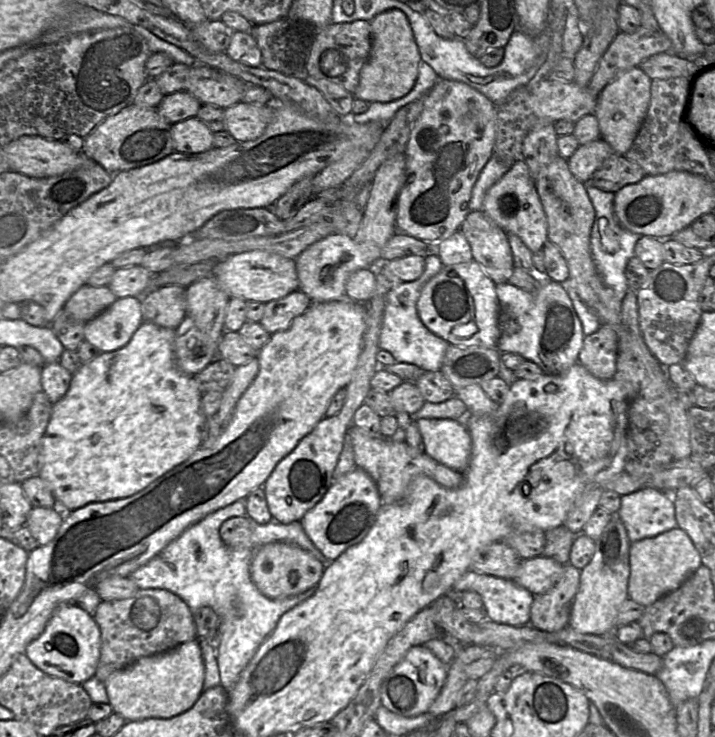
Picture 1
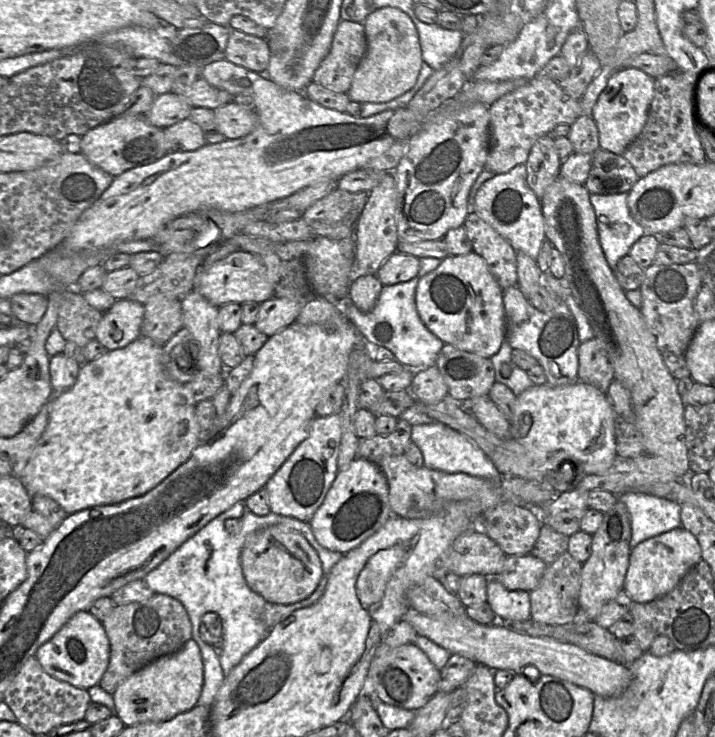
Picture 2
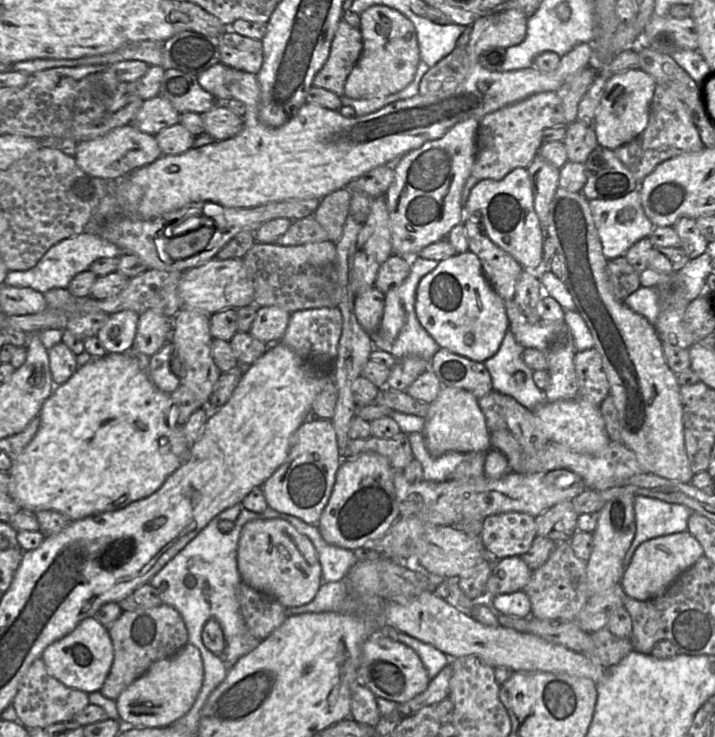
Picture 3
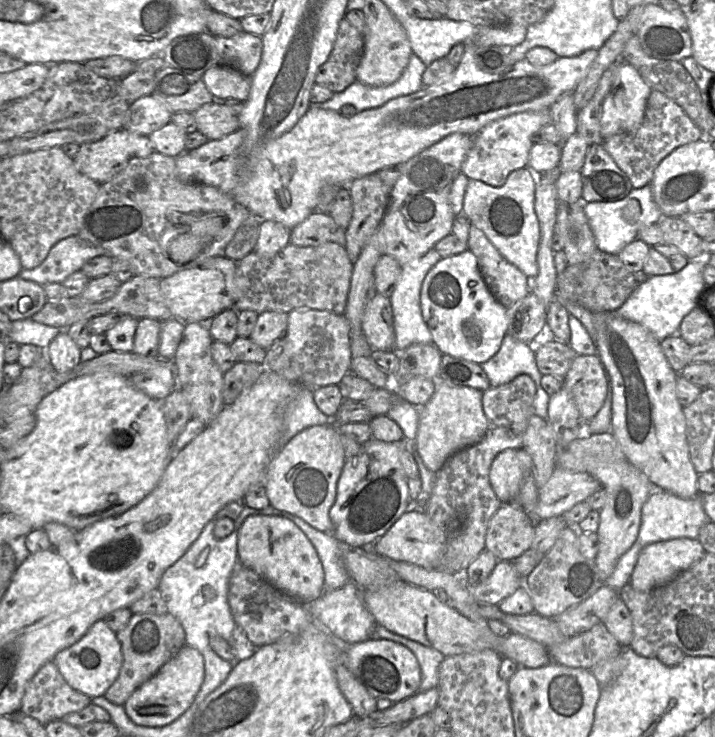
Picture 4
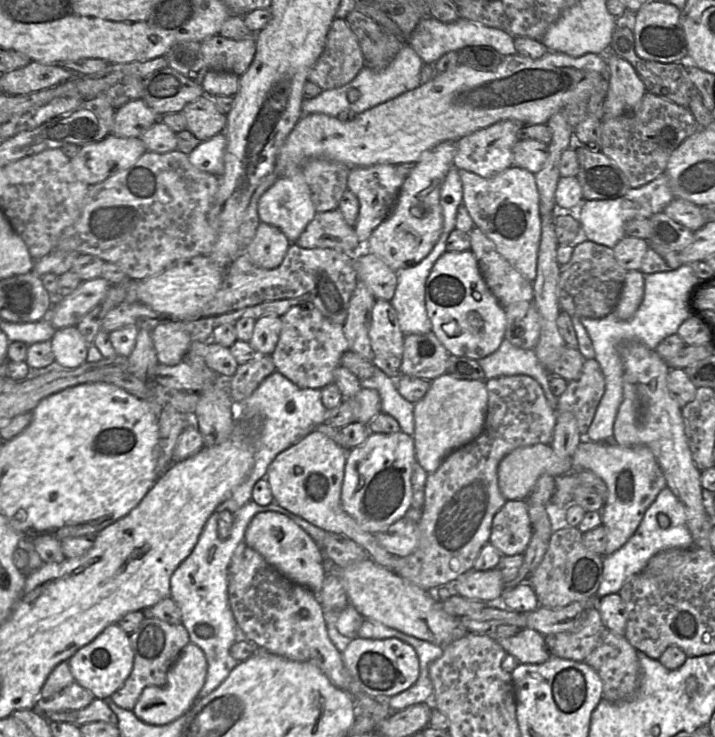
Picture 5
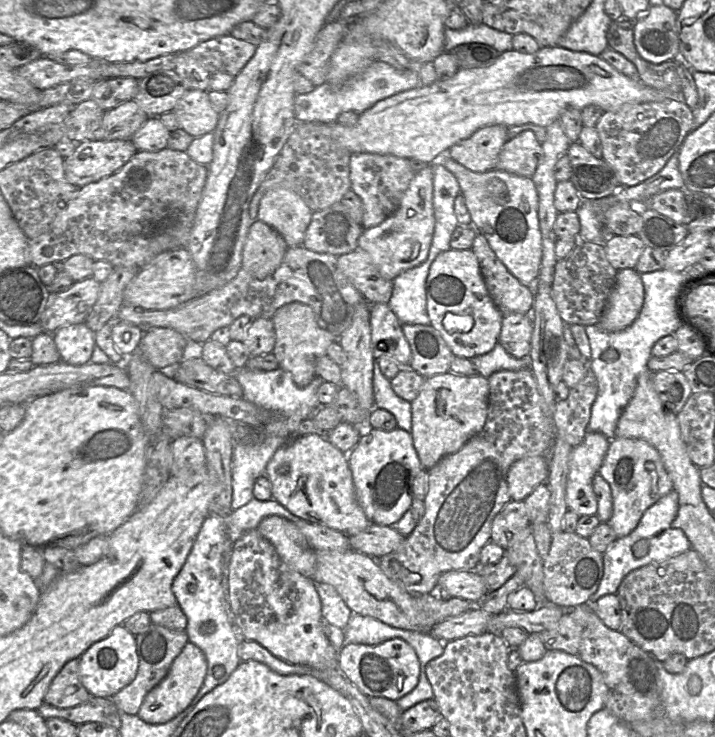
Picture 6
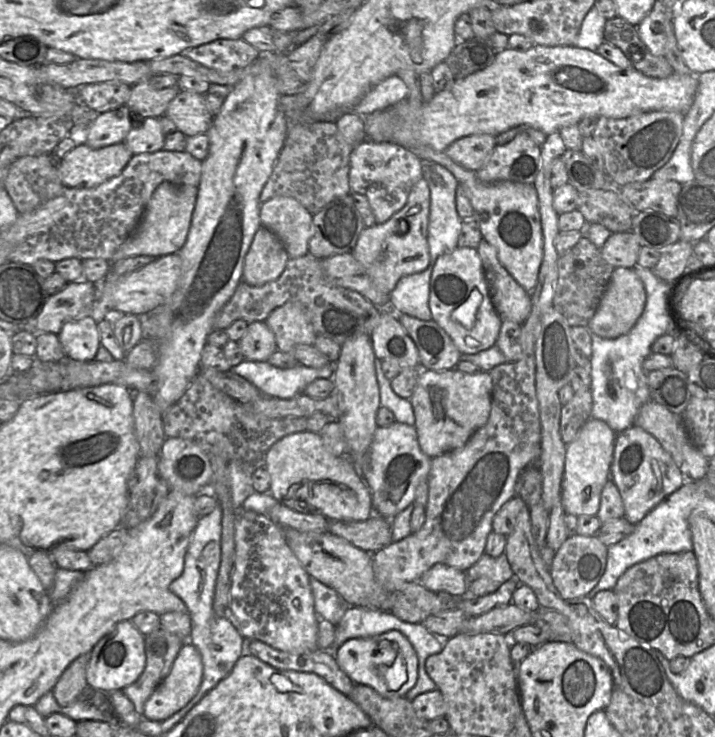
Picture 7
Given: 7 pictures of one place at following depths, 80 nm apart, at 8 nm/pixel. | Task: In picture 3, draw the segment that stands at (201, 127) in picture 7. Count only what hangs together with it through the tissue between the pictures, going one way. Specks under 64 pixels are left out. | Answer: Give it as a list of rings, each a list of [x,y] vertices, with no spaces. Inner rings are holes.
[[[221,102],[209,111],[202,113],[201,117],[205,132],[216,141],[236,136],[244,126],[243,116],[229,109],[225,102]]]

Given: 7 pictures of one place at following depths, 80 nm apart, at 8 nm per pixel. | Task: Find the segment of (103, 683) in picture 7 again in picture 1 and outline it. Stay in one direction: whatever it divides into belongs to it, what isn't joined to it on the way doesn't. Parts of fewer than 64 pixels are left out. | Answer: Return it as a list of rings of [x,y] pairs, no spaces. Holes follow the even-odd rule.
[[[69,602],[55,609],[43,632],[26,647],[25,655],[46,674],[82,684],[95,676],[100,651],[101,632],[96,621],[75,602]]]

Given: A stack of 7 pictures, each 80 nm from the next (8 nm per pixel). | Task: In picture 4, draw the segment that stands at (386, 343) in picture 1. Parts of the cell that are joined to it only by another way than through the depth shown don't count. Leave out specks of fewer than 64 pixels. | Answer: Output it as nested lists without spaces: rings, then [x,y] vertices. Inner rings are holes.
[[[433,248],[421,257],[402,266],[400,279],[393,293],[389,297],[393,310],[393,323],[395,331],[394,351],[396,353],[402,352],[412,344],[433,343],[431,332],[422,316],[420,293],[426,275],[440,261],[440,259],[442,259],[441,256]]]

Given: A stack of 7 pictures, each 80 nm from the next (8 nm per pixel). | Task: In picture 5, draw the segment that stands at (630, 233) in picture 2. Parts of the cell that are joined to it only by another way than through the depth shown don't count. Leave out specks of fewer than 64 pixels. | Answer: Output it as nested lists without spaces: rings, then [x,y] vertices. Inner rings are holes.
[[[666,174],[639,188],[631,188],[625,195],[614,200],[585,200],[576,210],[580,222],[581,236],[588,241],[612,248],[623,239],[624,226],[634,218],[650,219],[654,214],[664,212],[666,206],[674,199]]]

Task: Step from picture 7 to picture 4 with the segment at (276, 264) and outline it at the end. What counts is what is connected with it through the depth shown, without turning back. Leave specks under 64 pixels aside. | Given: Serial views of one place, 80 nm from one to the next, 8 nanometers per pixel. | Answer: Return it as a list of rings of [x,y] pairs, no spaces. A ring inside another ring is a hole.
[[[261,221],[258,240],[253,251],[262,258],[272,259],[290,242],[290,231],[279,222]]]

